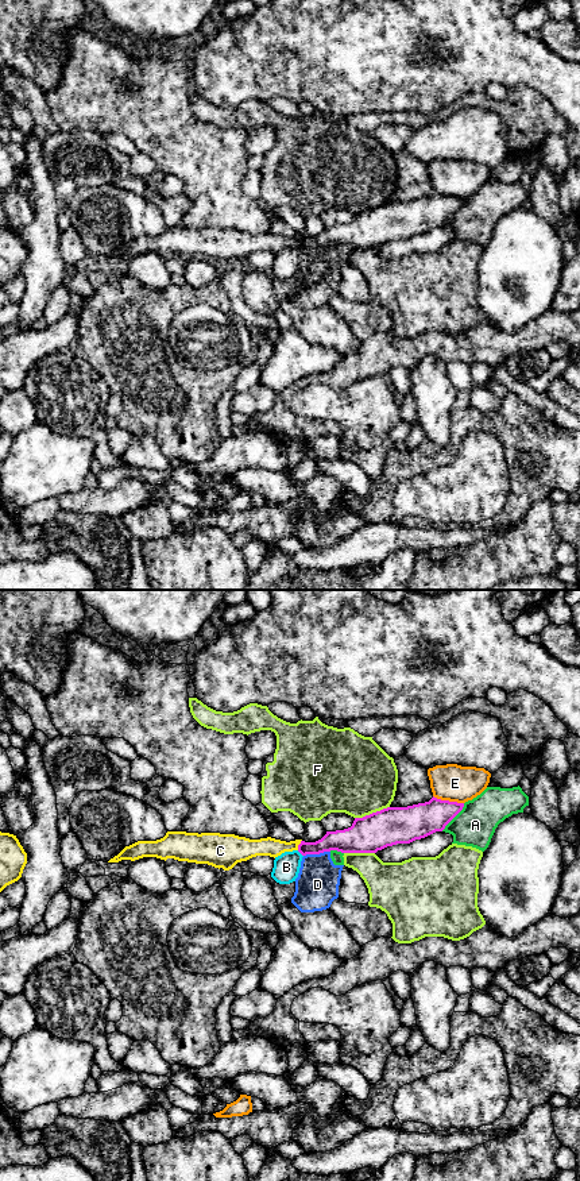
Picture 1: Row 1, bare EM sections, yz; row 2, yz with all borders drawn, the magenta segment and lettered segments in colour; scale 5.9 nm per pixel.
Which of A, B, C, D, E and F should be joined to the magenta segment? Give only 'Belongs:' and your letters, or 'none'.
Belongs: C

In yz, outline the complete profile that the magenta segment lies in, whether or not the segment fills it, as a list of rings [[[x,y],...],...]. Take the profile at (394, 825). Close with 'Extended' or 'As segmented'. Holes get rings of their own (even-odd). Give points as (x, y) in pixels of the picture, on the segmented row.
[[[432,798],[407,807],[387,807],[363,818],[351,827],[326,834],[316,842],[281,841],[271,837],[250,840],[235,834],[167,831],[156,841],[138,841],[125,846],[108,862],[156,857],[208,864],[224,871],[256,856],[278,857],[298,850],[302,856],[337,850],[341,853],[376,853],[397,844],[410,844],[445,826],[463,810],[464,803]]]. Extended

